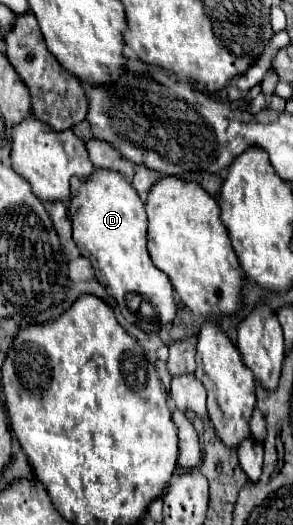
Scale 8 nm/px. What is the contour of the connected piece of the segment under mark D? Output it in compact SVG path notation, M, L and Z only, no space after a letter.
M94 169L94 173L86 179L72 179L70 181L70 201L68 201L68 213L72 219L74 229L74 241L84 257L92 261L92 267L96 271L96 277L102 285L106 285L112 295L118 301L118 307L126 321L138 325L144 331L158 331L162 325L172 323L176 317L176 301L174 301L174 289L170 285L170 279L156 269L152 263L148 249L146 249L146 211L144 203L138 197L136 189L128 179L114 171L114 169Z

